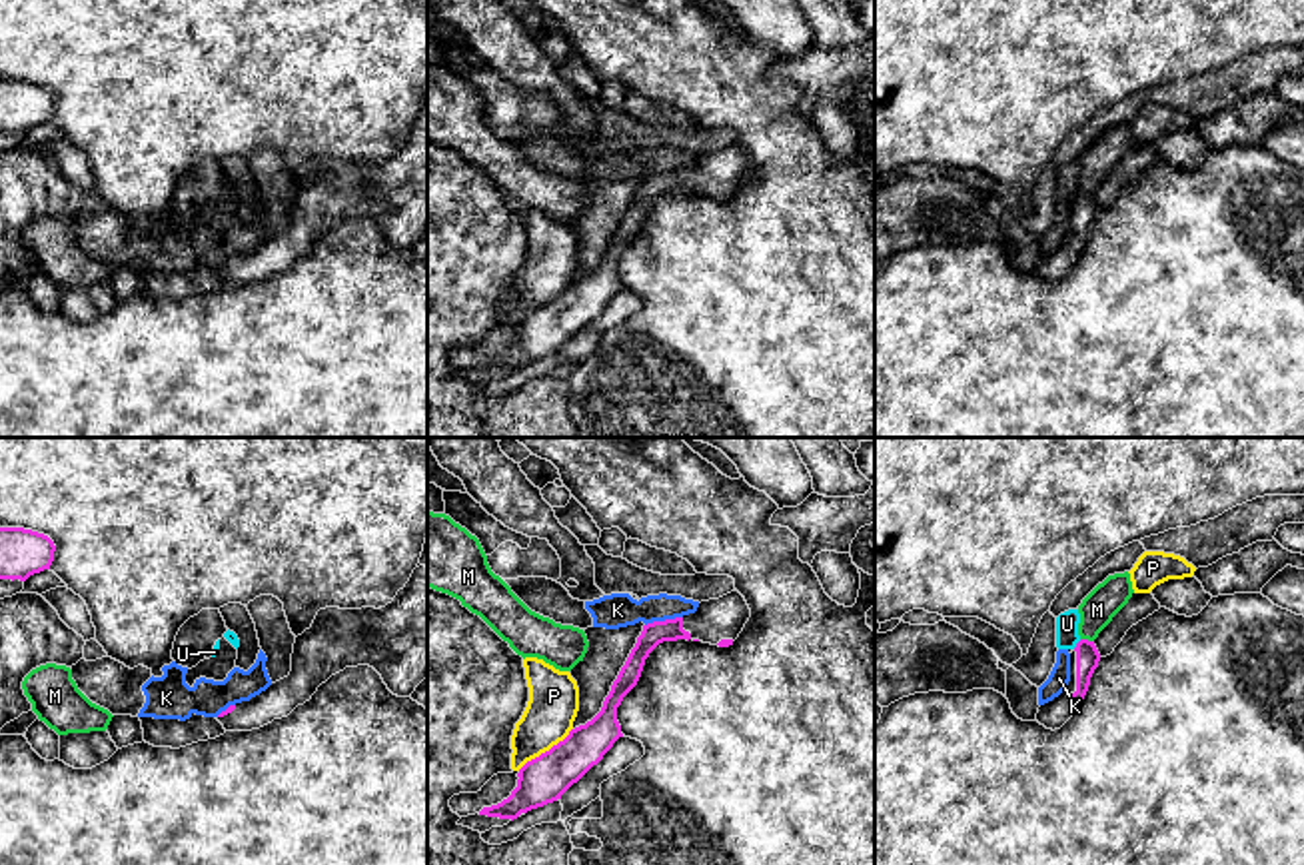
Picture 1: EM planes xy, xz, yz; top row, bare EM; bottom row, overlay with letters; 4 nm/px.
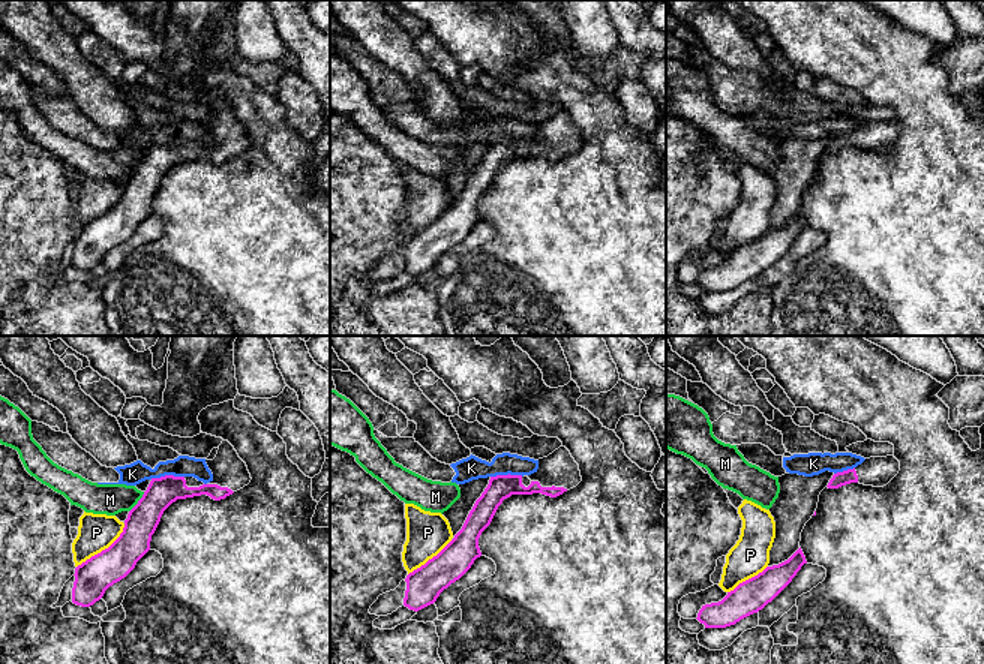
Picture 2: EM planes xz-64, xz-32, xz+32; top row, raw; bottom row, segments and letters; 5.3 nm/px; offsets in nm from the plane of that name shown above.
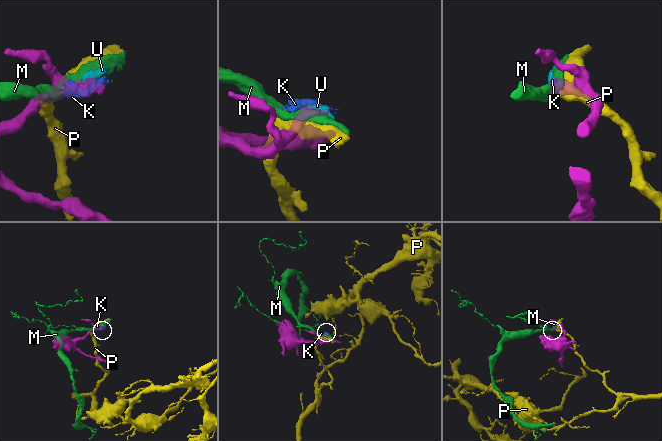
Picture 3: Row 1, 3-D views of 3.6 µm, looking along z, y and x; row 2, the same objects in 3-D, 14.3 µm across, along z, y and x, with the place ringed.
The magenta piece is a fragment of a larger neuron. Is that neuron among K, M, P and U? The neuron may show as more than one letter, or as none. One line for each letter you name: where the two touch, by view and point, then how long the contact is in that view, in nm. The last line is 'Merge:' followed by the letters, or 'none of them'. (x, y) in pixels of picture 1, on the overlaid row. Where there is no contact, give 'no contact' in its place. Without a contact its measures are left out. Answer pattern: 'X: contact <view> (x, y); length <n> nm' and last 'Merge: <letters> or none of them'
Merge: none of them

